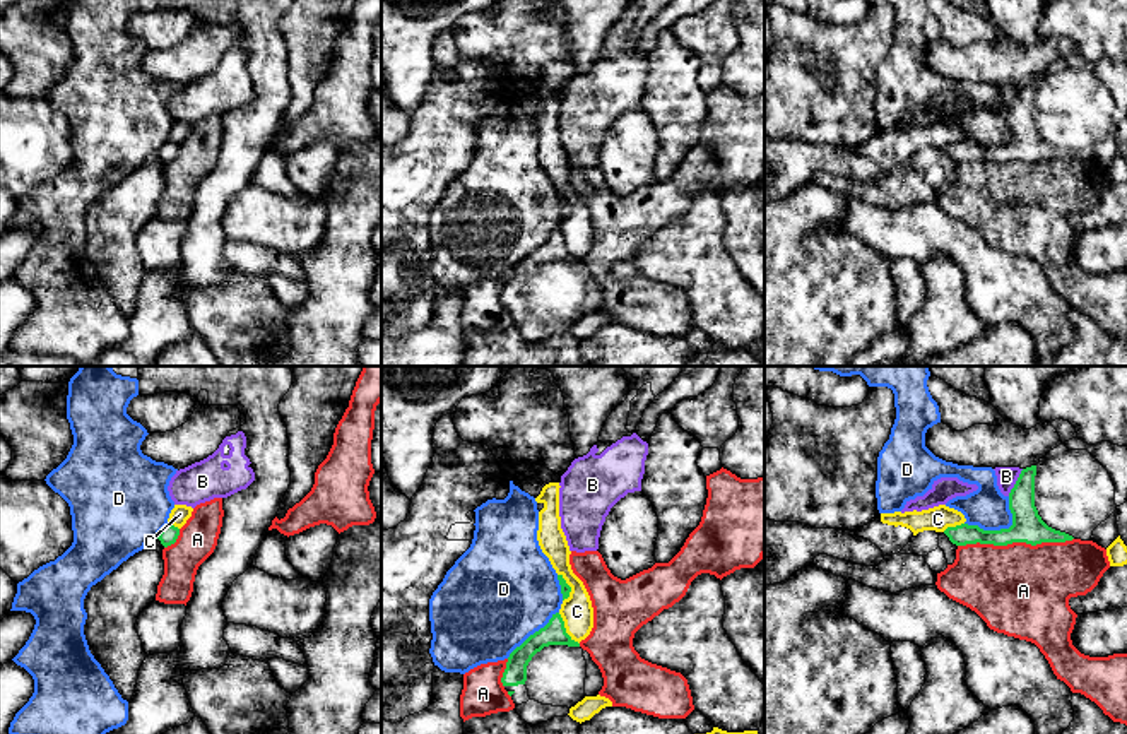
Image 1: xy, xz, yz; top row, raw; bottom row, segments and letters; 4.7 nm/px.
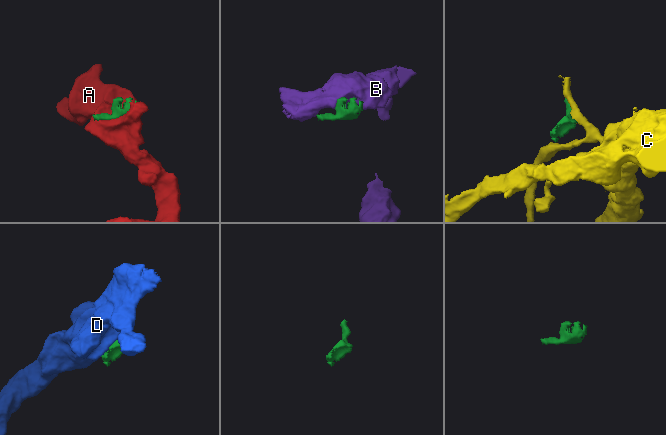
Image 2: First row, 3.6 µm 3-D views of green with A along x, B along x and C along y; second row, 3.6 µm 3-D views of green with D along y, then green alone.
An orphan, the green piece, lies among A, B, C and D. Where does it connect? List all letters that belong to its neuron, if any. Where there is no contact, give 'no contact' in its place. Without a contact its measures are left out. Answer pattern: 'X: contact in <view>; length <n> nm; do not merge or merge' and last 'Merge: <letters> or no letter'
A: contact in yz; length 550 nm; do not merge
B: contact in yz; length 150 nm; do not merge
C: contact in xz; length 180 nm; merge
D: contact in yz; length 260 nm; do not merge
Merge: C

